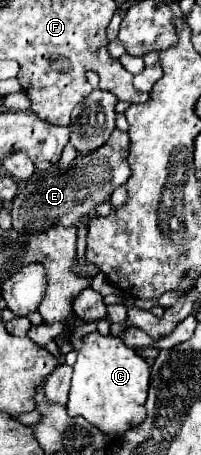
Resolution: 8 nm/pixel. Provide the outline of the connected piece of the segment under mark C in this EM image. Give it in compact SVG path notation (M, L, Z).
M89 333L77 351L73 379L69 389L67 411L71 417L81 415L89 423L101 427L109 437L121 437L125 431L145 421L145 399L149 389L149 365L119 337Z

